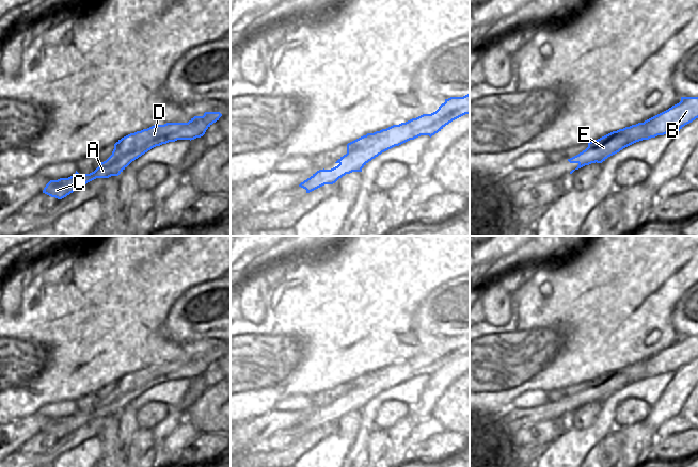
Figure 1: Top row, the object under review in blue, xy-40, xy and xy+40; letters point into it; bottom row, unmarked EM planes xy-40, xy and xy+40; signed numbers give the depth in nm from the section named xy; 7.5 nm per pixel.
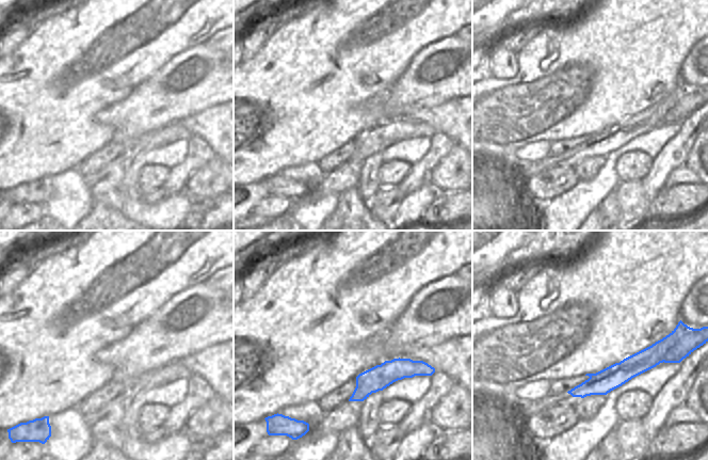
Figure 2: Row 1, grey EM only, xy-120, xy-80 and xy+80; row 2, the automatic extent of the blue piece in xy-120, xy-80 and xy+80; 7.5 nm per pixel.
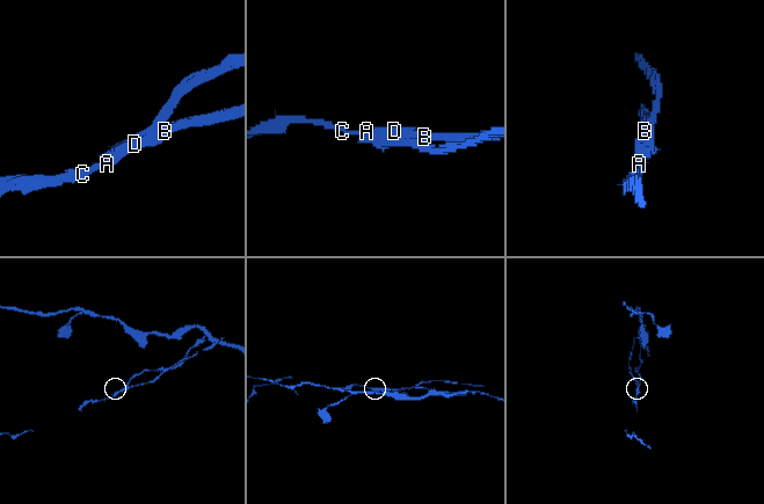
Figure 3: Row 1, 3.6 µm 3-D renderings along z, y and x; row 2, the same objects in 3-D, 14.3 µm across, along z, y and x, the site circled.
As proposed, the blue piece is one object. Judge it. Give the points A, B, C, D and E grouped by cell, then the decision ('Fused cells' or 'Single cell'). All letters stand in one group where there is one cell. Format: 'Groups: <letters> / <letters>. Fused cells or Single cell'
Groups: A B C D / E. Fused cells.

